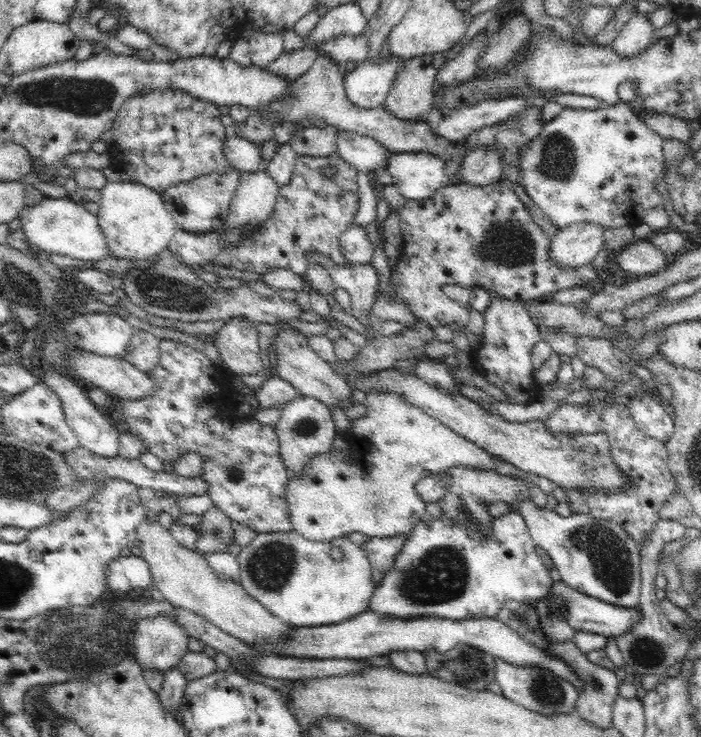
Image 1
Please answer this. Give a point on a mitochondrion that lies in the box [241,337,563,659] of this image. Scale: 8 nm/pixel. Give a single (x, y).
(440, 576)

